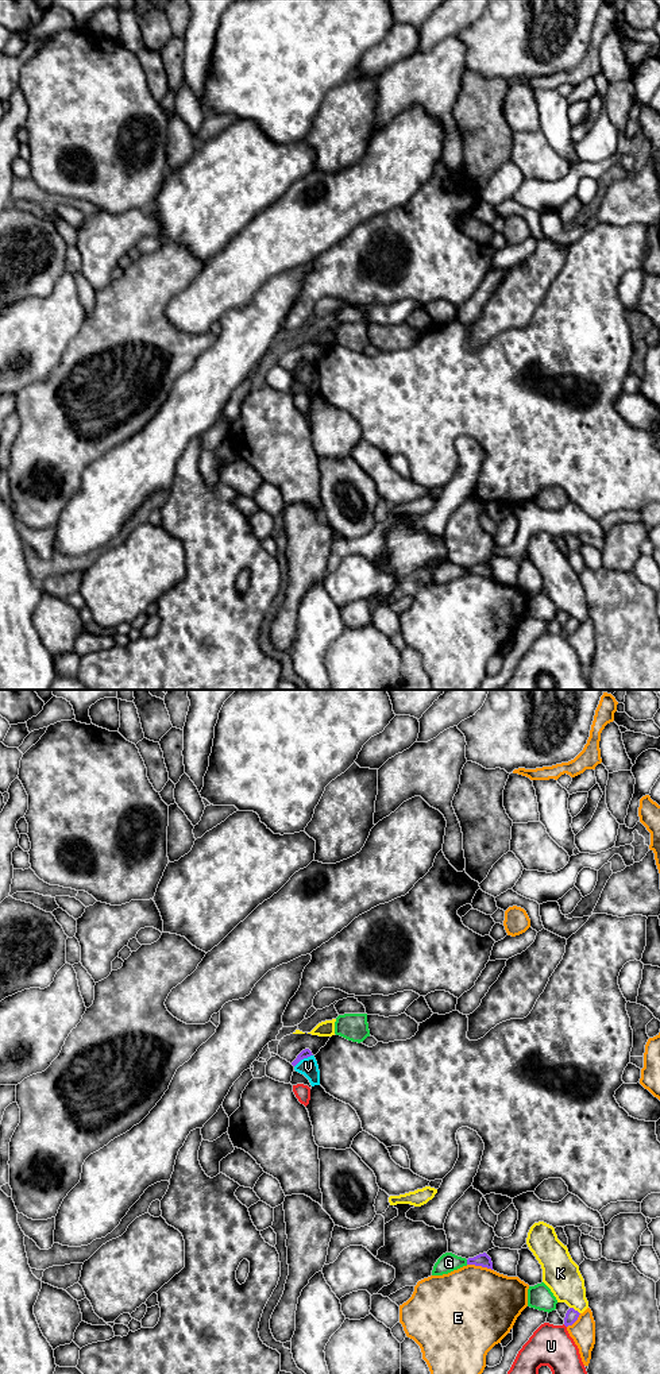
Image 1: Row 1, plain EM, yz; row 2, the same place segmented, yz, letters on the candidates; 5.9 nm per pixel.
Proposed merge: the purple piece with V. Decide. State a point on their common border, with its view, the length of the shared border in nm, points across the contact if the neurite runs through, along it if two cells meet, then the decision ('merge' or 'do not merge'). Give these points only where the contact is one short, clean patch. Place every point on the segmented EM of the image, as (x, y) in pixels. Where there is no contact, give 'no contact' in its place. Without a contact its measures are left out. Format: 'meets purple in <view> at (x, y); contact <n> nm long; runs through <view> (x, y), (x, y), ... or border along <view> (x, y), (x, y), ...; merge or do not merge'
meets purple in yz at (303, 1058); contact 130 nm long; border along yz (312, 1054), (303, 1058), (294, 1066); do not merge

